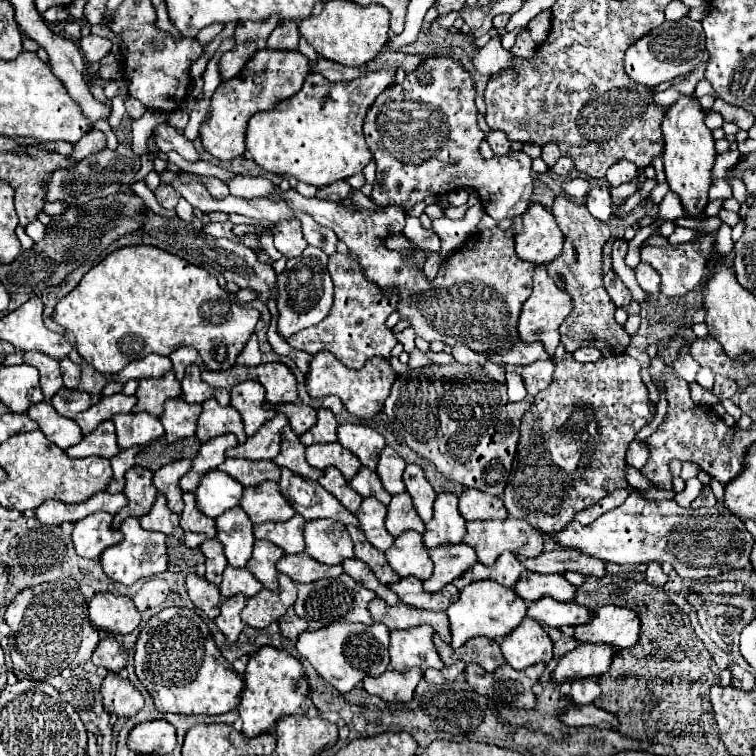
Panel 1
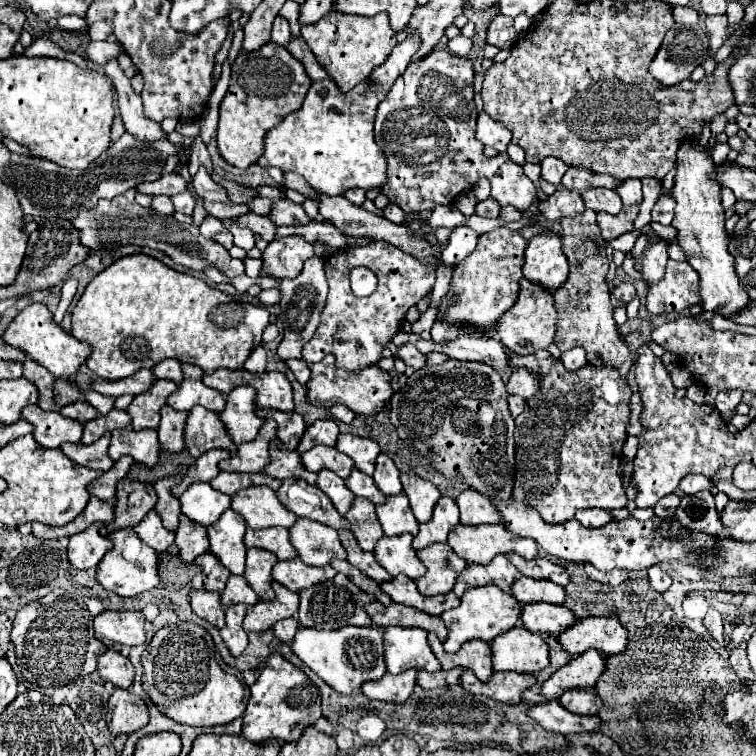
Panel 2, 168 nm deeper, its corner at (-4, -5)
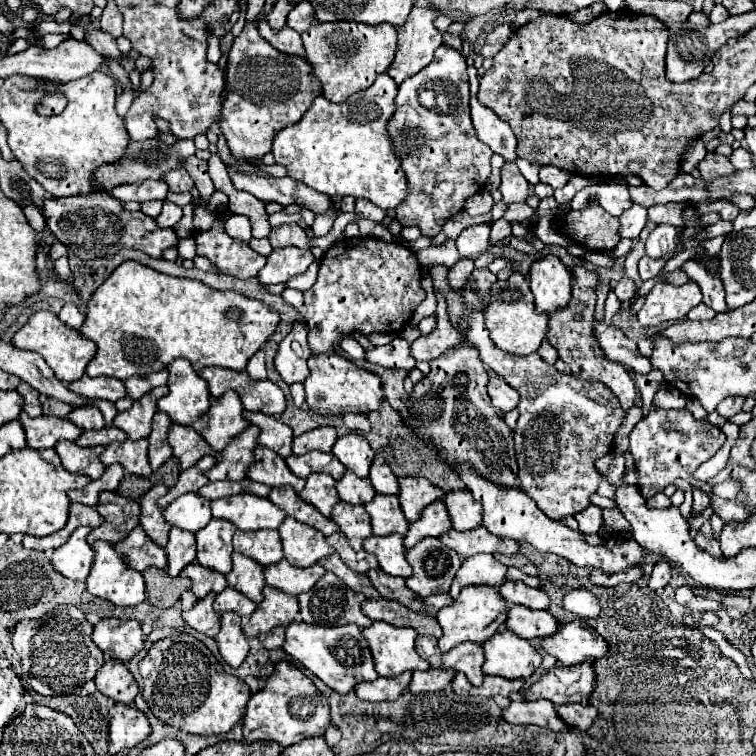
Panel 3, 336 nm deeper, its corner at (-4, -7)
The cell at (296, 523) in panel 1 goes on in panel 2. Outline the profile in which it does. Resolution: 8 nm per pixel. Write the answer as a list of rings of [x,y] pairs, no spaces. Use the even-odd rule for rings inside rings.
[[[248,528],[244,534],[246,548],[262,548],[272,554],[276,554],[278,560],[290,560],[296,556],[286,528],[264,528],[264,530],[252,530]]]

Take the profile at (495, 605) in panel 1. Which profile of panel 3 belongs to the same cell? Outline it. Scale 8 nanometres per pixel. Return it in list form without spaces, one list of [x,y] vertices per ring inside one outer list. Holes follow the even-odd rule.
[[[466,586],[462,588],[460,596],[454,600],[452,606],[442,608],[436,616],[438,624],[442,626],[444,634],[438,640],[438,648],[442,652],[452,650],[454,646],[462,644],[462,642],[486,642],[494,636],[494,632],[498,632],[498,628],[506,622],[508,618],[508,610],[506,610],[506,600],[500,596],[500,592],[492,586]]]

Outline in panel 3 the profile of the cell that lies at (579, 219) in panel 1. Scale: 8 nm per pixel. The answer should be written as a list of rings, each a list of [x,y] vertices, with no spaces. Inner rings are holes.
[[[586,266],[572,268],[572,298],[564,308],[558,308],[550,314],[548,342],[558,350],[558,356],[572,368],[572,376],[588,380],[588,382],[606,384],[618,396],[622,408],[628,410],[636,398],[636,384],[622,364],[612,362],[604,356],[604,352],[596,340],[596,334],[594,334],[596,284],[598,284],[598,274],[594,270],[588,270]]]

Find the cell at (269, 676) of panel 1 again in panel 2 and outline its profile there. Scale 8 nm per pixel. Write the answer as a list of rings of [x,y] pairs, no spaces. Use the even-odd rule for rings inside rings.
[[[274,652],[266,668],[260,672],[258,680],[250,686],[250,700],[244,712],[244,724],[242,724],[242,736],[250,742],[264,742],[264,740],[278,740],[280,744],[296,742],[306,726],[312,726],[320,712],[320,698],[316,684],[294,664],[290,664],[286,658],[282,658],[278,652]]]

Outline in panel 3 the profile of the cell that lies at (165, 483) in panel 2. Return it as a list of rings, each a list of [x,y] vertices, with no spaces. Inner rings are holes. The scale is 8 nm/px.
[[[158,484],[154,486],[150,492],[144,494],[144,498],[140,500],[142,504],[142,514],[140,514],[140,526],[146,530],[146,534],[158,544],[158,546],[166,546],[168,542],[168,534],[170,534],[170,524],[166,522],[166,518],[162,516],[162,508],[158,506],[158,498],[162,498],[168,492],[168,486]]]

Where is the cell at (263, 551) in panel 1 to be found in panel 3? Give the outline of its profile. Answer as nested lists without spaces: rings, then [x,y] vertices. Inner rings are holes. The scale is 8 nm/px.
[[[234,552],[232,554],[232,562],[234,562],[234,568],[232,572],[226,576],[228,584],[232,588],[238,588],[242,594],[246,594],[252,602],[262,602],[264,596],[262,596],[262,588],[266,586],[266,580],[264,580],[264,568],[262,564],[258,564],[256,560],[244,556],[244,554],[238,554]]]

